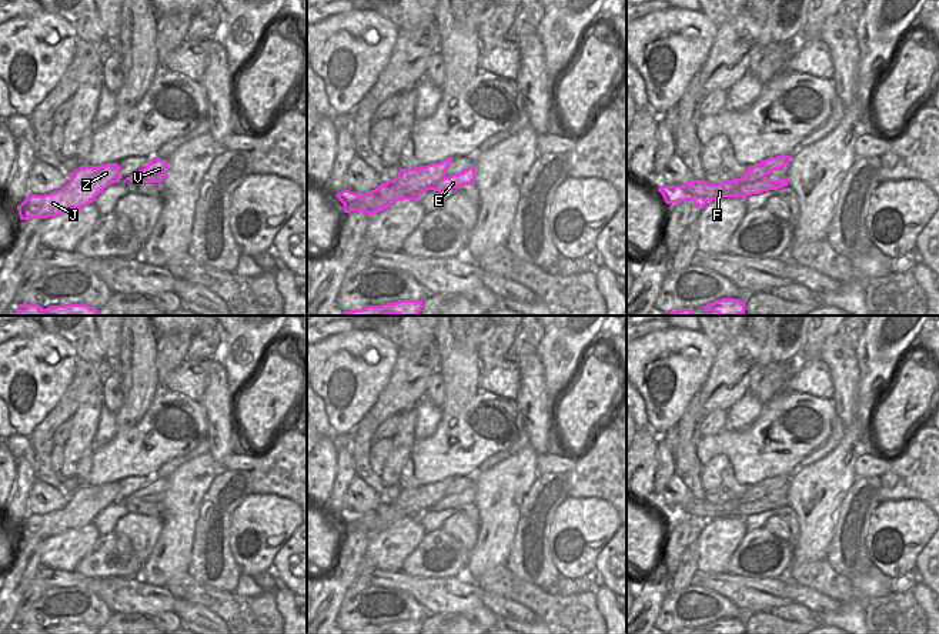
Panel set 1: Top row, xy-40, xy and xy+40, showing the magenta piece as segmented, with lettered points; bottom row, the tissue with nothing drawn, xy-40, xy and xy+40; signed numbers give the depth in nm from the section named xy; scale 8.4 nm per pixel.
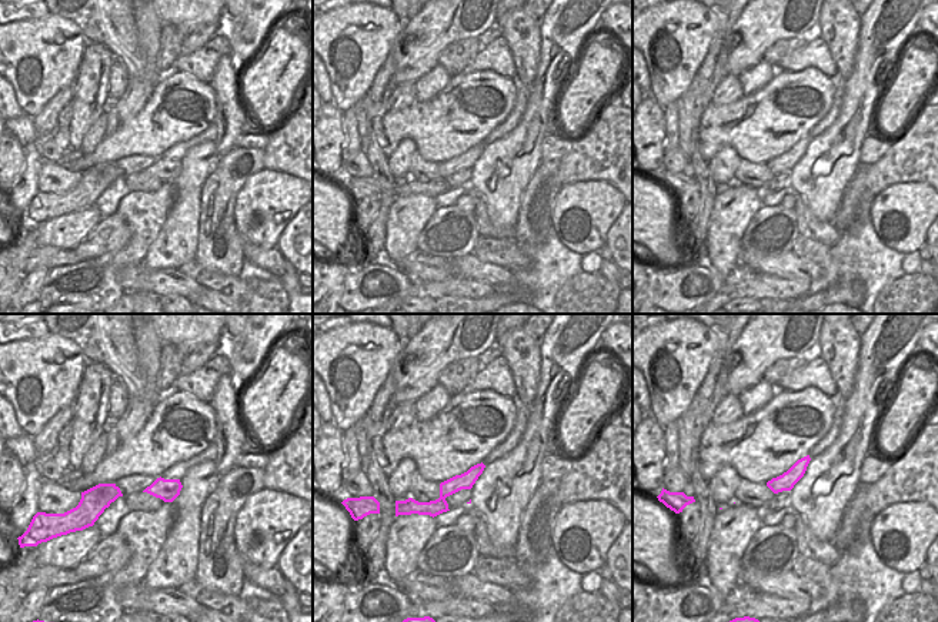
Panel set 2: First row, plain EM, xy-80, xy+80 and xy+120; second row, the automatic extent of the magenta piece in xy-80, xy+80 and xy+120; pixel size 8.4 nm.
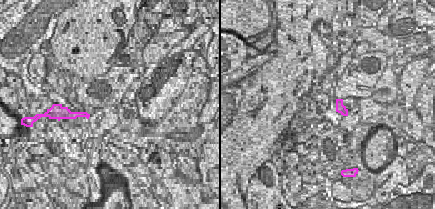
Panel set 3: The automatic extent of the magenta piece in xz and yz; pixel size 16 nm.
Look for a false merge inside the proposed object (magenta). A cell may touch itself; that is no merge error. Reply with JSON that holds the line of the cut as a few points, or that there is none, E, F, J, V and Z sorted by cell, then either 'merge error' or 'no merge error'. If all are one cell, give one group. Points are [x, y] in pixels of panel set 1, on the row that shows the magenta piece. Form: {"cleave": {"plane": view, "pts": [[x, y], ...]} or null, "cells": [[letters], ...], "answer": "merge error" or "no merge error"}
{"cleave": {"plane": "xy+40", "pts": [[765, 176], [745, 183], [722, 182]]}, "cells": [["E", "F", "V"], ["J", "Z"]], "answer": "merge error"}

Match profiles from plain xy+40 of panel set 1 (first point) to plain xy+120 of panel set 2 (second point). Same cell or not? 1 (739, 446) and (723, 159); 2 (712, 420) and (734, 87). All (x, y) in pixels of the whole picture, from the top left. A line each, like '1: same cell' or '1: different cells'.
1: different cells
2: same cell

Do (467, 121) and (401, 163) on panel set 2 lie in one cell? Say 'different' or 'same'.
different

